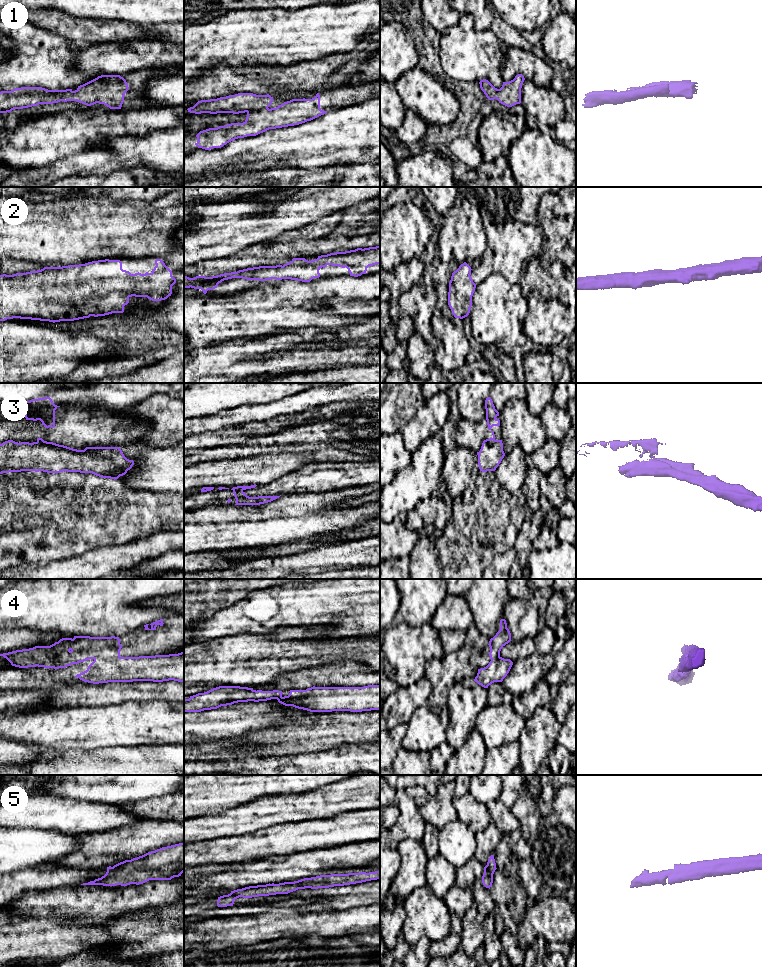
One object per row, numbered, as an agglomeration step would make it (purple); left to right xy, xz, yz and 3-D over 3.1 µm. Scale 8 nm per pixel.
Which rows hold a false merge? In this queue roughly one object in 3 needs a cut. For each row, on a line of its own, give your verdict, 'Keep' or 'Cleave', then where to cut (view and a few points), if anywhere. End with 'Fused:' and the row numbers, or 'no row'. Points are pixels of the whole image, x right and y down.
1: Keep. No split
2: Keep. No split
3: Cleave. Split along xz (246, 495), (235, 498)
4: Cleave. Split along xy (119, 656), (113, 659), (94, 659)
5: Keep. No split
Fused: 3, 4

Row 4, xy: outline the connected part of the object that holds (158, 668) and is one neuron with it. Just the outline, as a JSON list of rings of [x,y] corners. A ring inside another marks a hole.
[[[184,652],[169,655],[119,657],[114,660],[94,659],[86,671],[74,677],[93,684],[169,680],[184,682]]]

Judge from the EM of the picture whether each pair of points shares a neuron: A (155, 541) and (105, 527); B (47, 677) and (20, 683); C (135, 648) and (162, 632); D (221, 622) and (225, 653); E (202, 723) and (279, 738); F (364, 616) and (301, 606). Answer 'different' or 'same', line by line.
A: different
B: same
C: same
D: different
E: different
F: same

